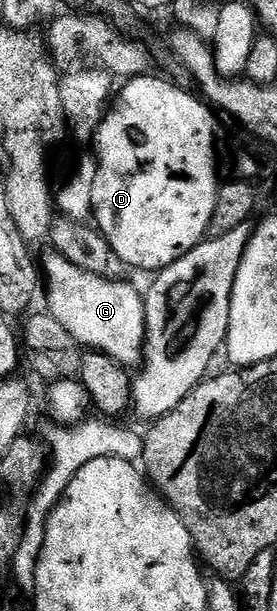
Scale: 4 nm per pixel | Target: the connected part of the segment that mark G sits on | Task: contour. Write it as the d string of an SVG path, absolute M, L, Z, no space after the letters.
M54 250L49 251L44 264L42 260L42 280L45 285L48 283L47 311L70 330L81 349L101 352L128 370L141 363L144 346L144 296L141 289L139 292L124 278L107 280L98 274L90 274Z

